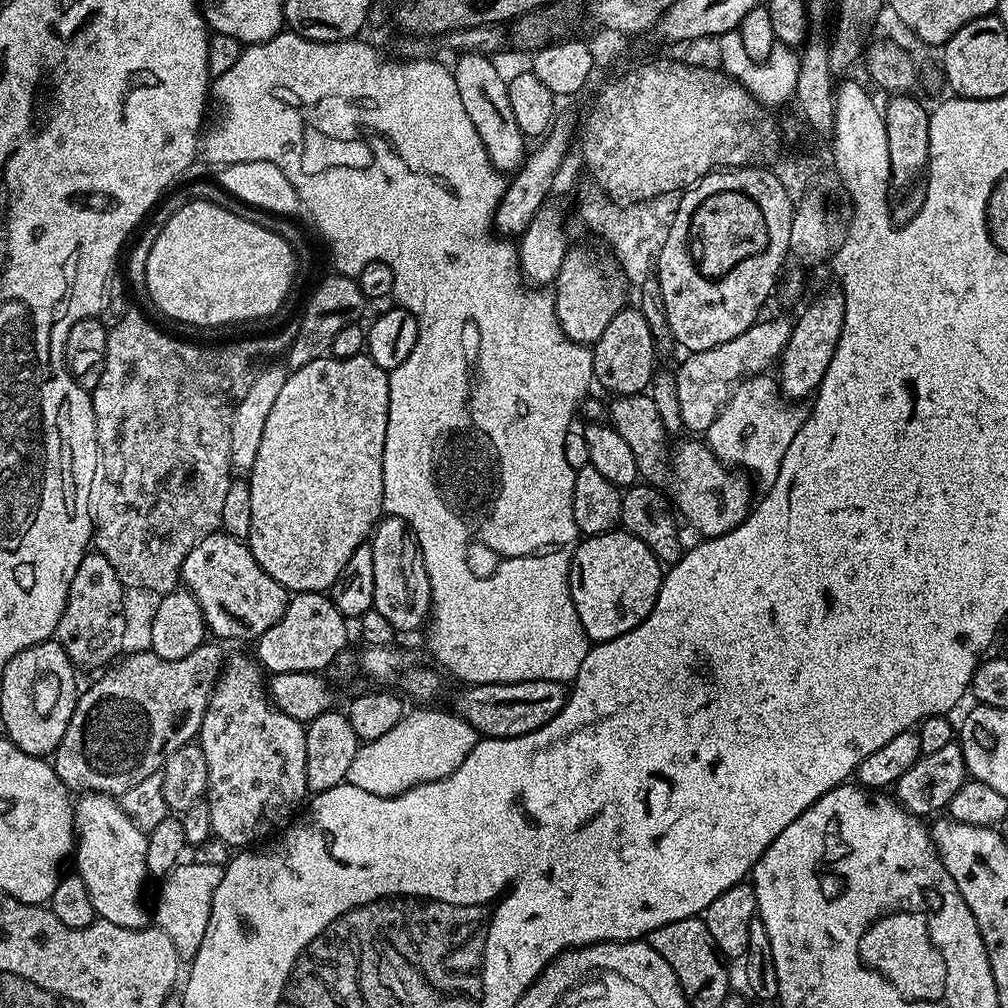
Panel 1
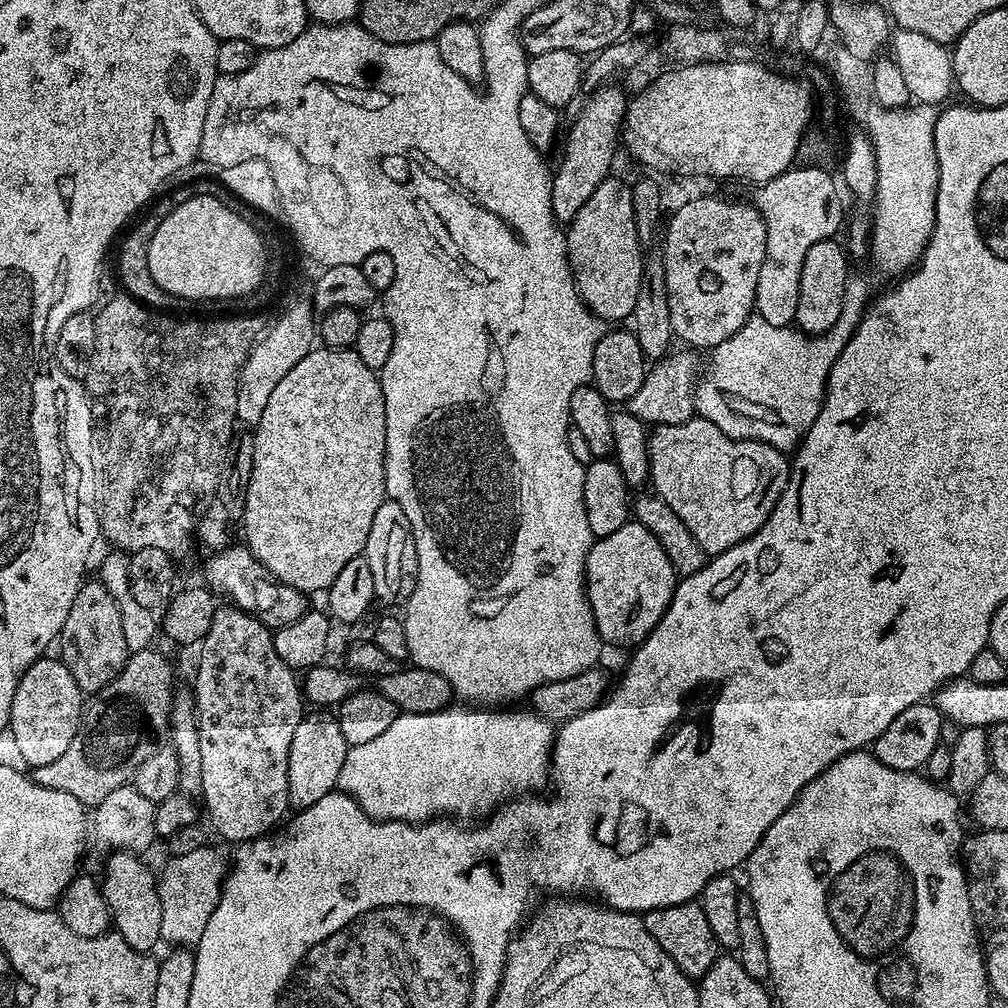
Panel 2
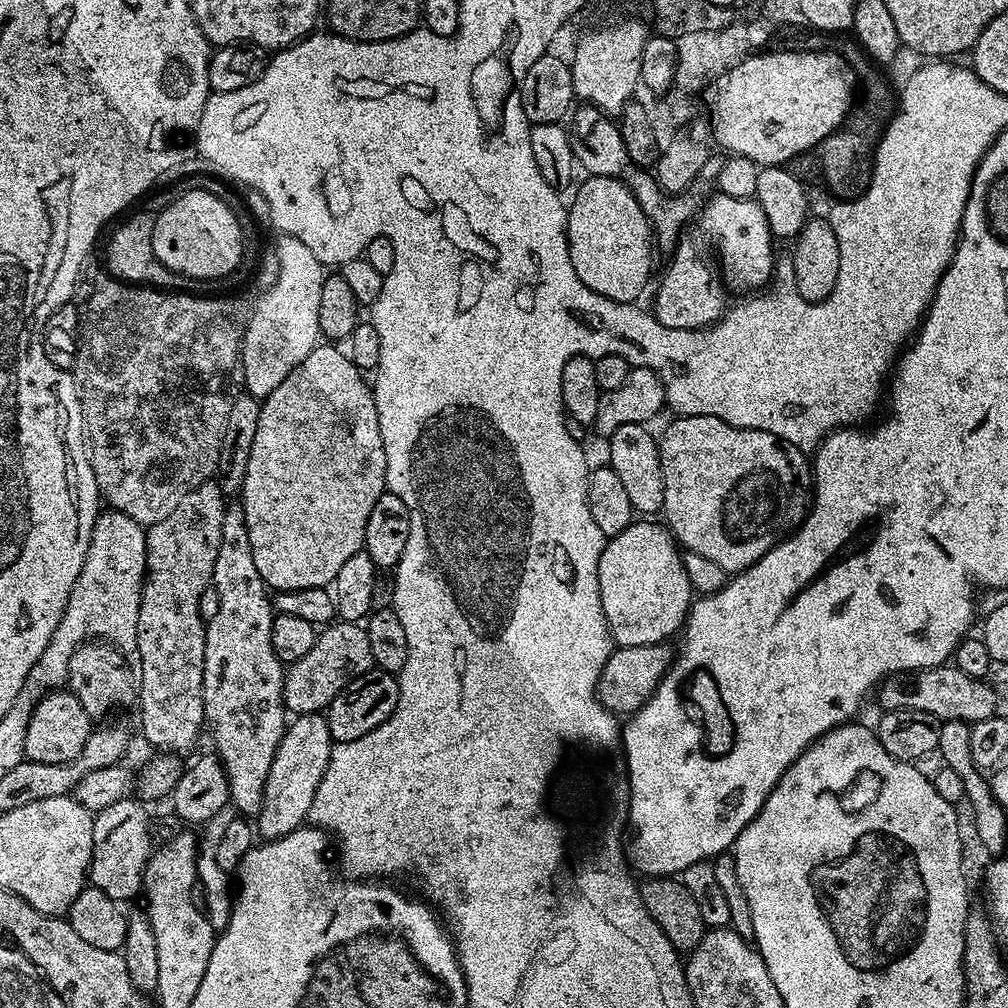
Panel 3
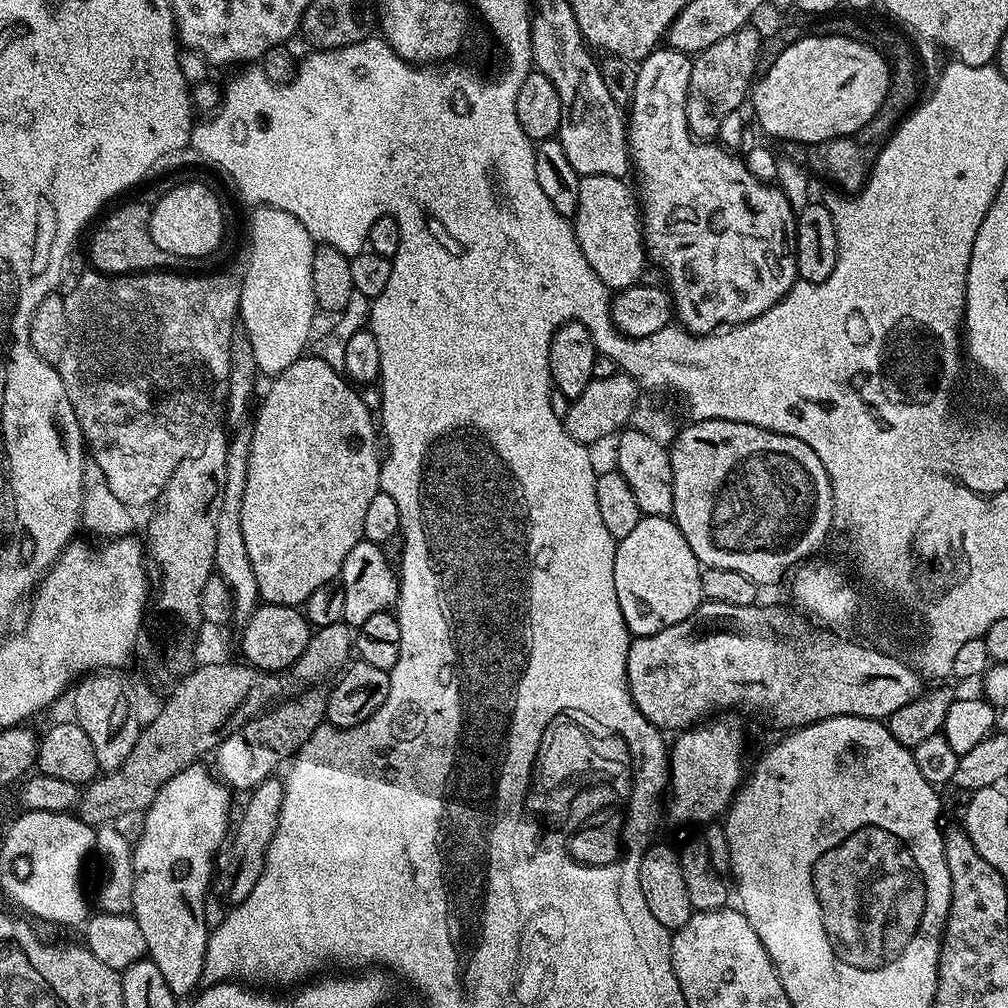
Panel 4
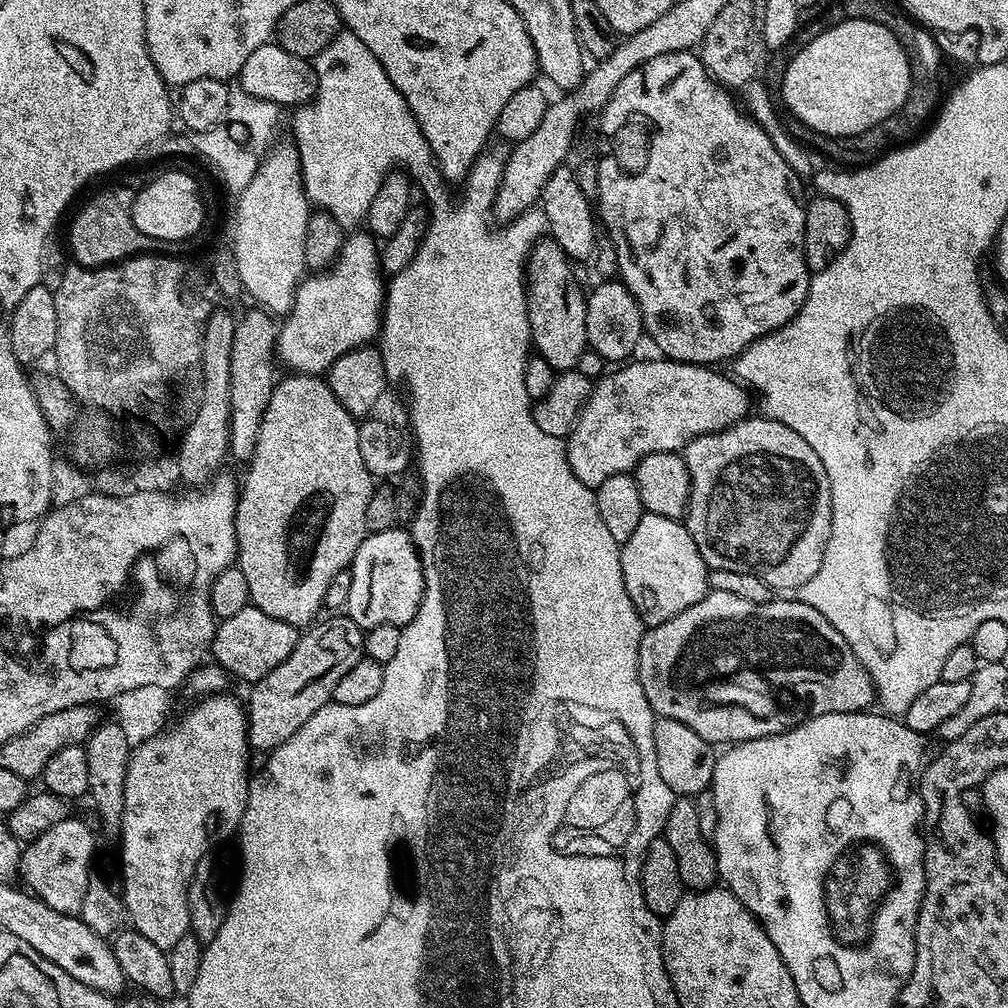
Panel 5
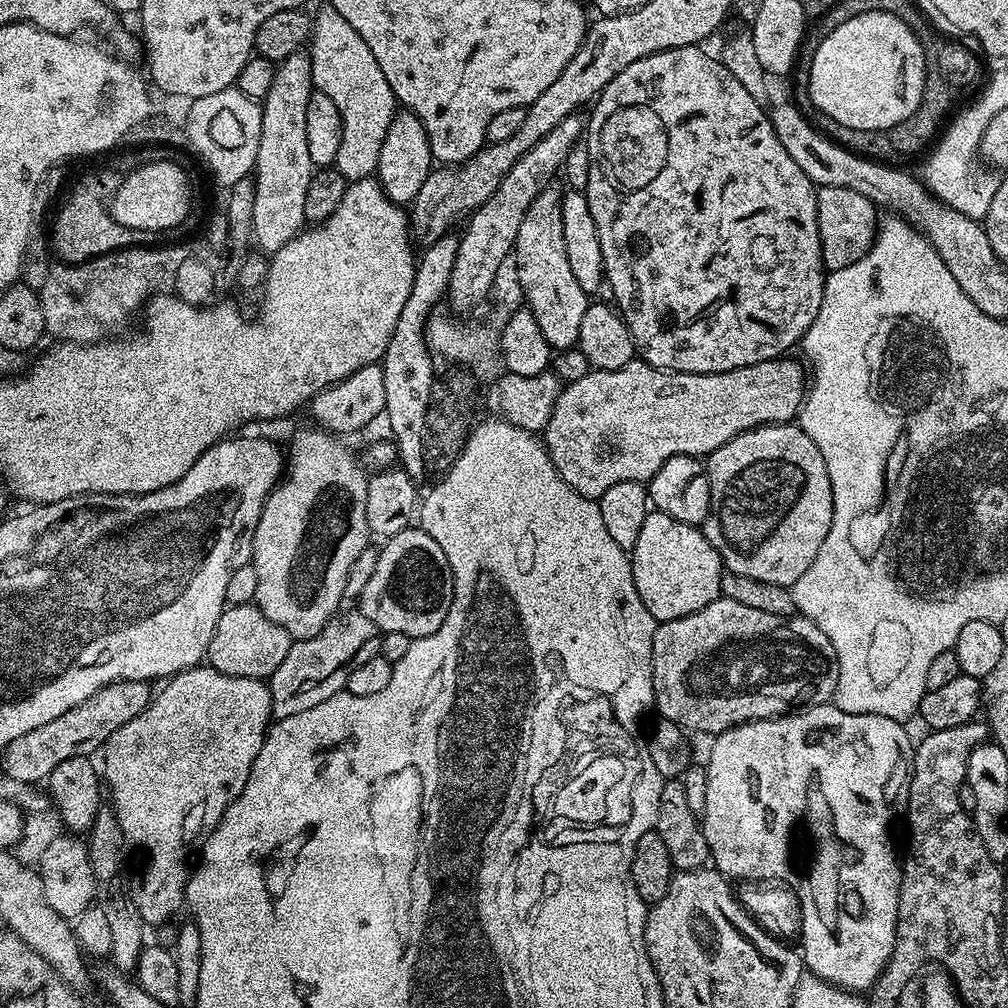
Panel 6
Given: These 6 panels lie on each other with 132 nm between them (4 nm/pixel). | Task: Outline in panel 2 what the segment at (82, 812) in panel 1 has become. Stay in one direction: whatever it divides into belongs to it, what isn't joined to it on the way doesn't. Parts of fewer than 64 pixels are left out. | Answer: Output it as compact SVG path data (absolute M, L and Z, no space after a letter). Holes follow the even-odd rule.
M117 852L109 855L108 869L102 875L102 887L104 897L112 911L112 928L122 938L126 938L126 943L133 948L135 952L151 953L152 947L156 943L161 943L162 934L162 902L159 901L159 886L157 884L157 873L147 868L143 864L139 855L131 852Z

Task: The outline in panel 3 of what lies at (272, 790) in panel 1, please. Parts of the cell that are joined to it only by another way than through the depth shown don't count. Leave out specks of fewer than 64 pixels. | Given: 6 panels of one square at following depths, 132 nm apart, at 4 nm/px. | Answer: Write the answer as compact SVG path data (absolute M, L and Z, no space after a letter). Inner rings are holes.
M238 502L229 503L225 507L222 520L221 545L218 546L217 561L214 562L214 570L212 574L211 587L216 588L218 594L218 614L214 618L206 620L205 630L205 673L202 674L202 682L204 683L204 723L206 732L212 735L212 744L215 755L224 766L224 773L228 779L228 799L237 813L255 814L260 809L262 802L262 794L266 786L266 774L270 774L270 762L274 762L274 754L278 750L278 742L282 742L282 734L286 727L286 709L284 706L284 673L285 665L278 658L278 654L274 654L272 646L272 621L274 619L274 604L270 599L270 589L265 584L262 574L258 574L258 566L254 566L253 550L250 547L249 530L246 529L245 512L243 505Z

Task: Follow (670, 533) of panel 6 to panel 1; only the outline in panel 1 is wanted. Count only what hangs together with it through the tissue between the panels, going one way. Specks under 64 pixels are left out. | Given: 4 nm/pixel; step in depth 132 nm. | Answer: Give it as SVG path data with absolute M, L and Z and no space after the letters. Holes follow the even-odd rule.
M613 530L583 537L572 555L568 585L574 610L578 610L578 618L589 641L618 638L637 628L650 610L654 610L664 574L662 562L650 550L650 546L646 546L642 538L630 531Z

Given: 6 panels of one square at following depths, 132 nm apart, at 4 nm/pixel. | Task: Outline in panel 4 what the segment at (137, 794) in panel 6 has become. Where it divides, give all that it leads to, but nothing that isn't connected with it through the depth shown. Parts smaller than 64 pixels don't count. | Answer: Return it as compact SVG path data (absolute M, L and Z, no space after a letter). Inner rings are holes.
M197 762L182 769L166 782L166 786L162 786L162 790L158 790L154 802L144 812L144 828L132 850L134 906L131 915L136 917L138 927L146 937L147 959L158 966L162 978L166 978L166 986L170 986L177 998L191 997L204 979L204 959L210 935L210 923L204 917L204 895L210 892L214 861L230 832L228 811L232 808L233 793L223 780L209 769L208 773L202 765Z

